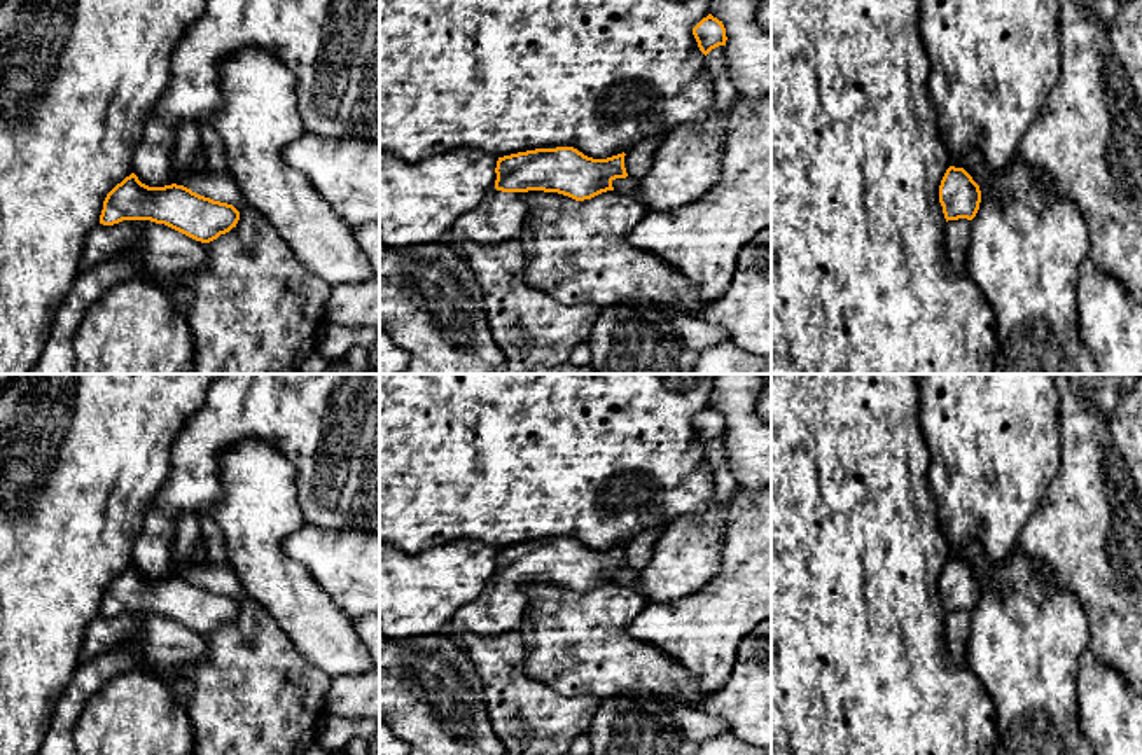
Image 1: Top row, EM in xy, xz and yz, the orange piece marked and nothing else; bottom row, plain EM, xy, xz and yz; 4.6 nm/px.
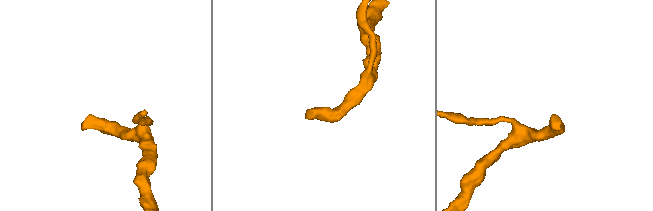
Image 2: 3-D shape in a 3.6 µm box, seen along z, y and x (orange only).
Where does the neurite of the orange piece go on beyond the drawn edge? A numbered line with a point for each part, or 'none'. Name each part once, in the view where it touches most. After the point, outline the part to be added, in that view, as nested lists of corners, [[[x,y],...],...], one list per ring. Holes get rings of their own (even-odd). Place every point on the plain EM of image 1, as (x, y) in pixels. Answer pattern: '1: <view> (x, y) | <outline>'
1: xz (499, 610) | [[[491,580],[472,603],[455,613],[448,633],[465,648],[467,636],[495,638],[519,631],[525,606],[521,584]]]

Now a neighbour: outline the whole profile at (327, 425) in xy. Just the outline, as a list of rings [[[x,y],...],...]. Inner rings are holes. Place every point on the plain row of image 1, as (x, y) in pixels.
[[[220,374],[171,446],[170,477],[133,547],[142,575],[175,575],[177,517],[210,516],[220,505],[219,454],[248,439],[275,446],[292,461],[304,524],[380,535],[380,374]]]

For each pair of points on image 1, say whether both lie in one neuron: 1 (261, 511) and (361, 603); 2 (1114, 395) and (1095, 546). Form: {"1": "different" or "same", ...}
{"1": "different", "2": "same"}

